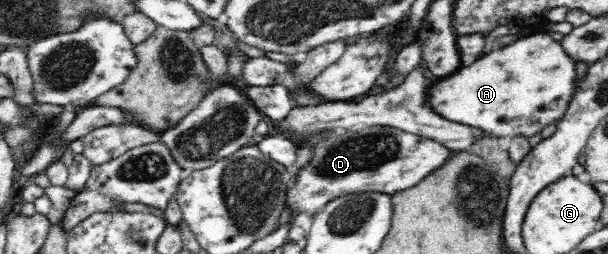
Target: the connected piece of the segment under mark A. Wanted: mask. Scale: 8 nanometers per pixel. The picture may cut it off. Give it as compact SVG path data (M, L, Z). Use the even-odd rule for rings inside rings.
M547 31L521 38L495 50L479 62L461 68L431 88L433 110L439 116L467 124L494 139L531 138L563 119L576 93L576 60Z

